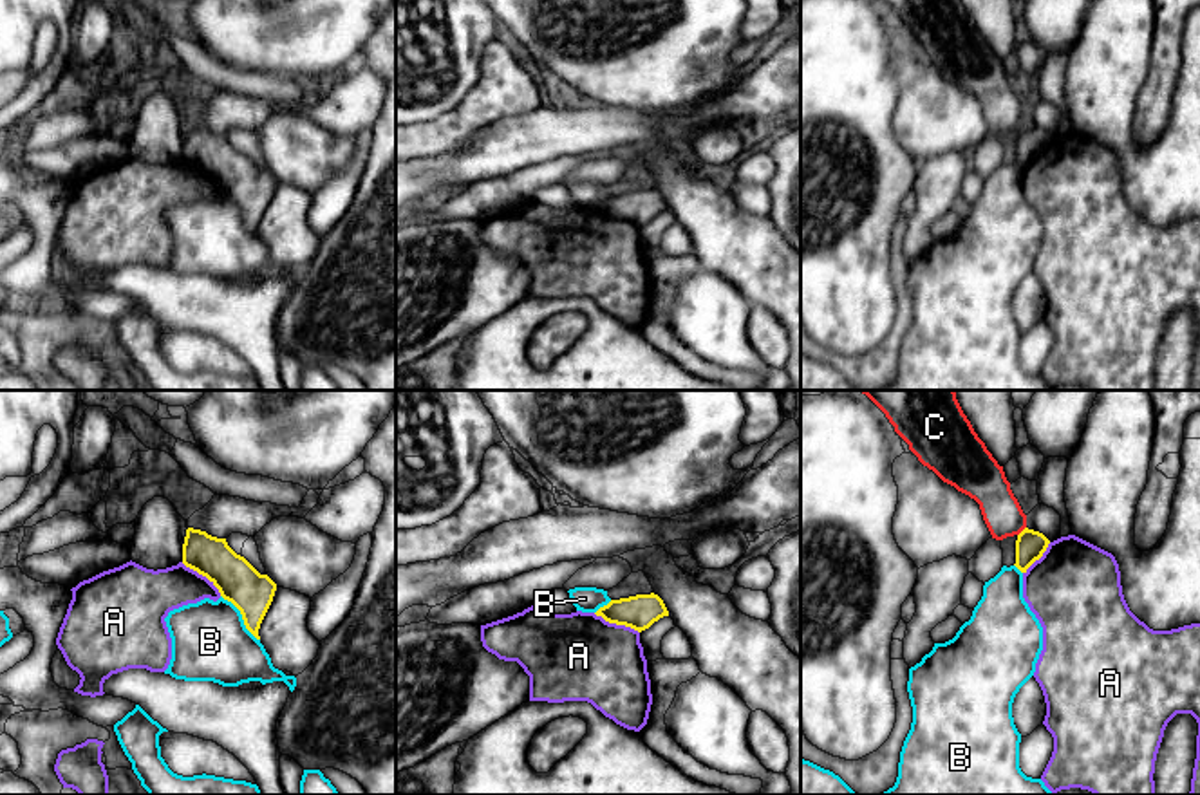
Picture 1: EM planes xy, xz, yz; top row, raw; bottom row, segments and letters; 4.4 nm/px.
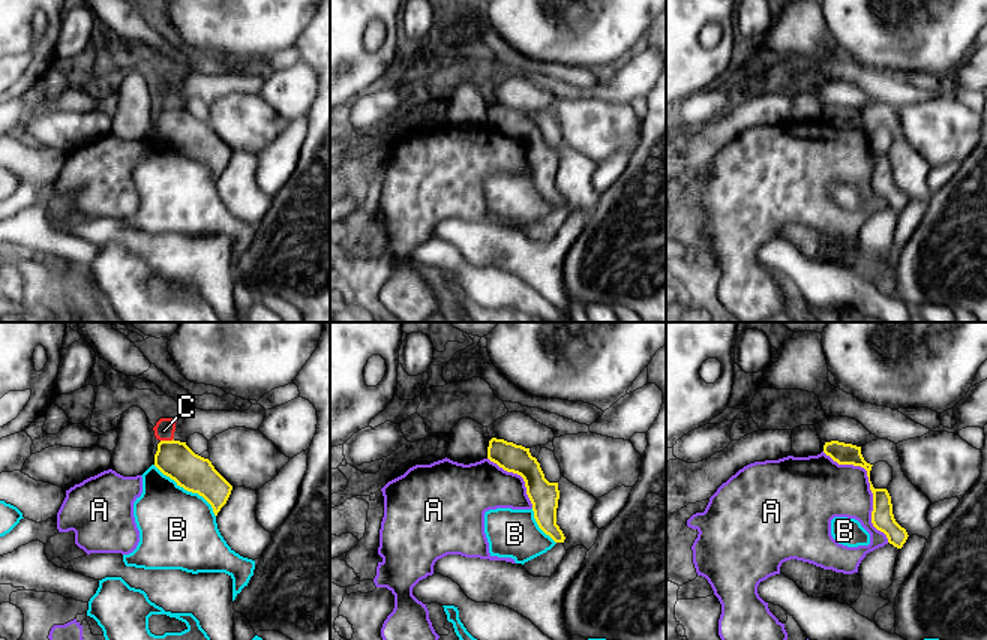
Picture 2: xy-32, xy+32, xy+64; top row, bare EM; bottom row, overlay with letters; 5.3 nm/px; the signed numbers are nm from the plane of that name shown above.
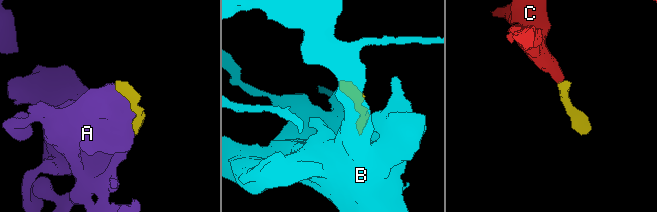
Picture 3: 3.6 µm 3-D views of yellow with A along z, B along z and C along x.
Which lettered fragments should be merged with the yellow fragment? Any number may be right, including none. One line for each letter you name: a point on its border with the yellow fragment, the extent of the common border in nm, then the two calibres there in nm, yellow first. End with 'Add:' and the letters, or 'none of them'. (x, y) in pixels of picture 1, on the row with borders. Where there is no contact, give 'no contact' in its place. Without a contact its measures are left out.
C: yz (1021, 532) | 60 nm | 130/170 nm
Add: C

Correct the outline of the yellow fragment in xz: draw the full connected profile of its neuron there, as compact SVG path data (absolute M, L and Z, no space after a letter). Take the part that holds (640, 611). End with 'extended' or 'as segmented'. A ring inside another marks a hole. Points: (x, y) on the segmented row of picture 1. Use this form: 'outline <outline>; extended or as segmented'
outline M651 593L611 600L595 614L602 616L609 623L625 625L642 632L660 618L669 616L669 611L663 600L658 594Z; as segmented

